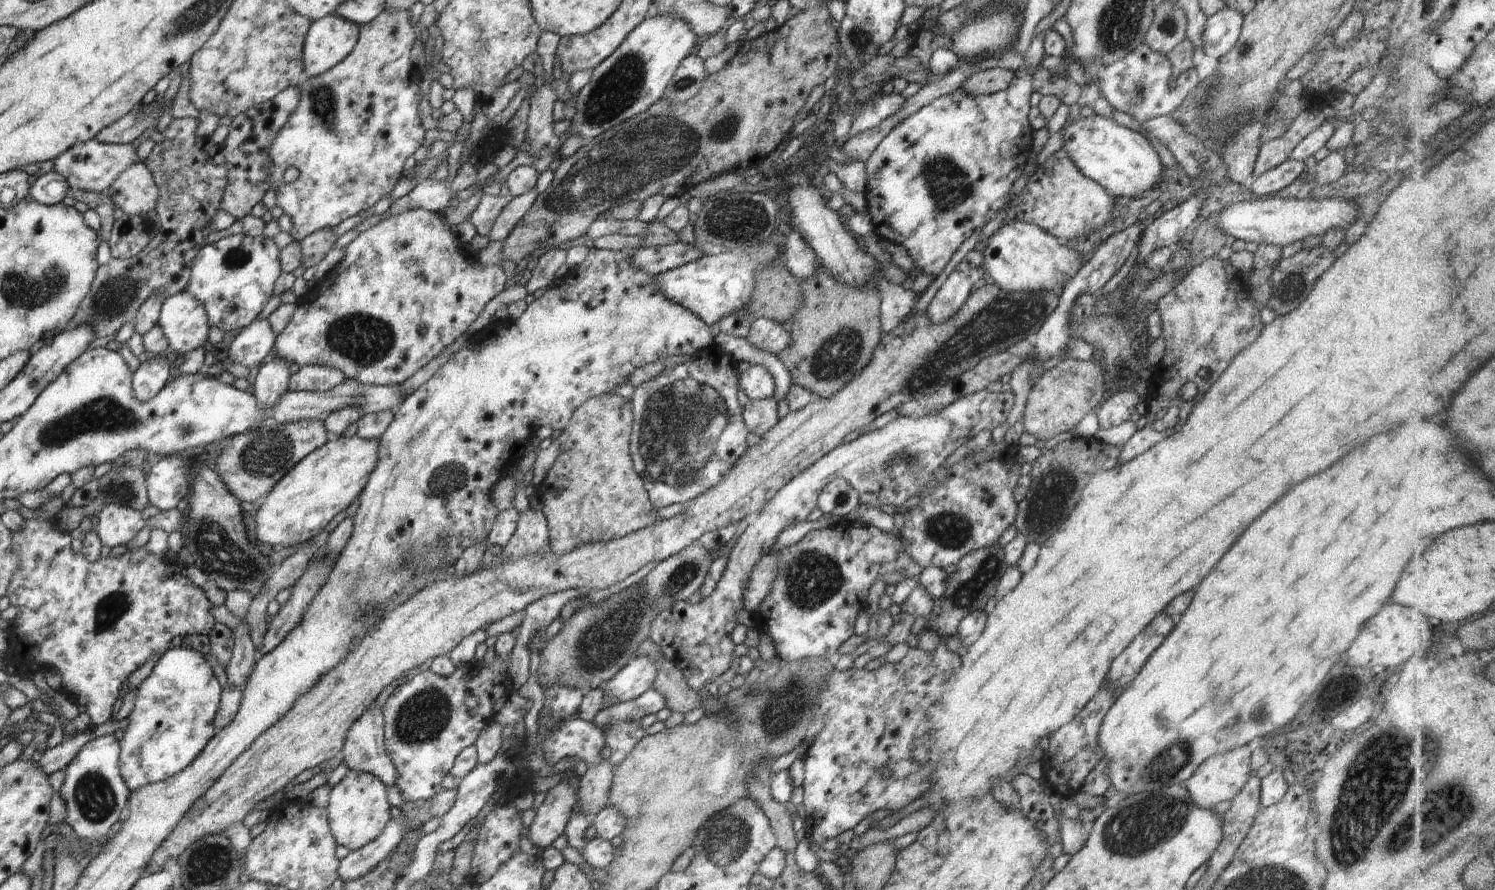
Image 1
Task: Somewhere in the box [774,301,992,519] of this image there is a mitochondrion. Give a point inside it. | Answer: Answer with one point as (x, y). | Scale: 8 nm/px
(837, 357)

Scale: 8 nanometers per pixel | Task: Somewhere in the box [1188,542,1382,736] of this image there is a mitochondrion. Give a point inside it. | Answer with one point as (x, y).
(1260, 710)

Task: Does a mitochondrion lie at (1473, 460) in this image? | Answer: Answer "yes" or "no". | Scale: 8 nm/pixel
no

